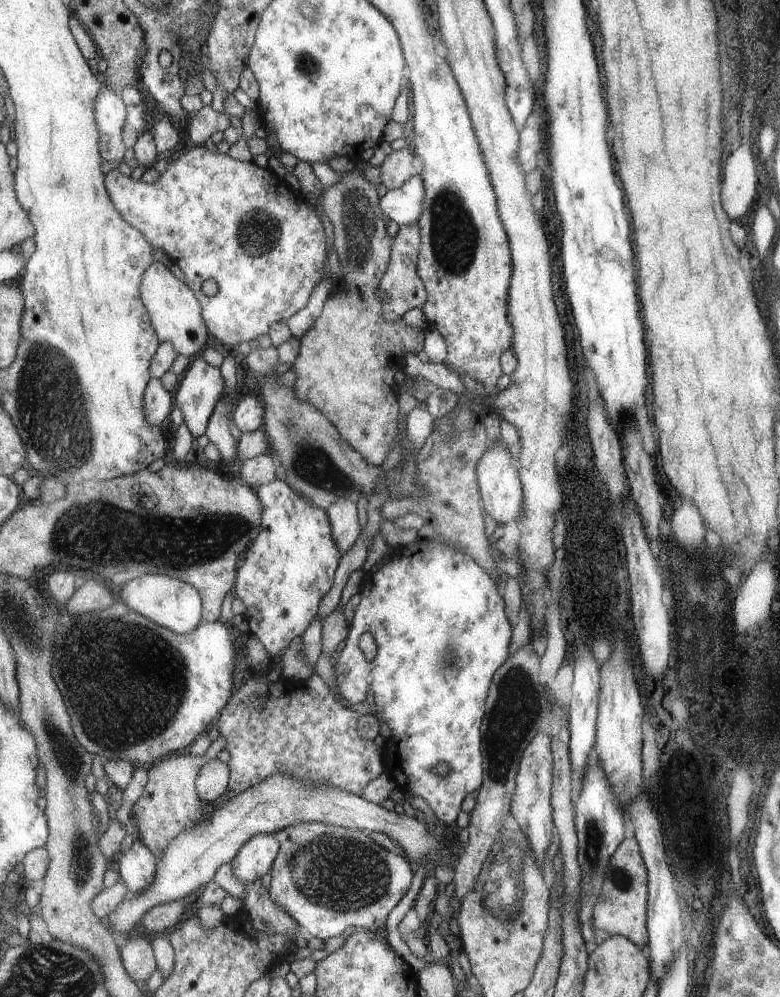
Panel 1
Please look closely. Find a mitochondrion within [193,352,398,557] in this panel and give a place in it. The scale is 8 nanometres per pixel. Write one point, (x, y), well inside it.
(311, 463)

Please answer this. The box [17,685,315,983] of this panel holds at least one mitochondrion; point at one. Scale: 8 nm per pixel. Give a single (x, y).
(69, 761)

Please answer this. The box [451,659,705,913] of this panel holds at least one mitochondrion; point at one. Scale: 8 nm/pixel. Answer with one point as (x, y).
(513, 714)

